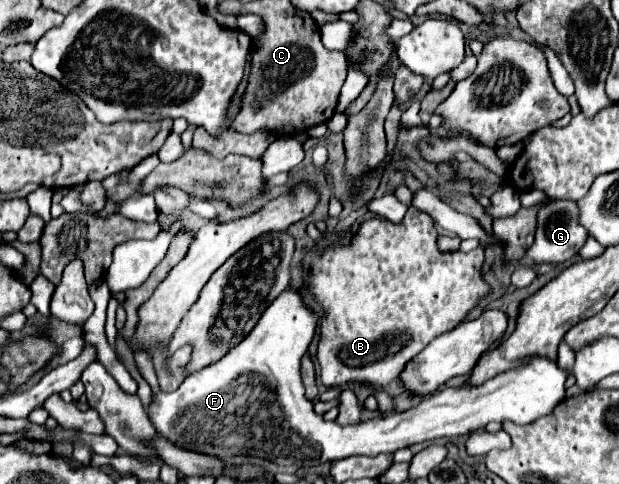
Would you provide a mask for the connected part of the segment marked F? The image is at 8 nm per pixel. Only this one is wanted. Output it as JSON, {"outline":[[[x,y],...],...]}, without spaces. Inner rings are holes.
{"outline":[[[283,292],[283,296],[279,296],[269,308],[267,312],[263,312],[259,324],[253,328],[253,332],[243,340],[243,344],[237,344],[227,356],[223,356],[223,360],[203,368],[201,372],[193,372],[189,374],[181,386],[177,390],[171,390],[171,392],[157,392],[153,394],[153,400],[147,408],[147,416],[149,420],[153,422],[155,430],[159,432],[159,436],[167,438],[169,442],[173,442],[175,446],[179,448],[187,448],[187,450],[195,450],[195,452],[203,452],[203,454],[211,454],[211,456],[219,456],[219,458],[231,458],[231,456],[257,456],[257,458],[267,458],[267,460],[273,460],[275,464],[279,466],[301,466],[301,468],[311,468],[311,466],[317,466],[317,464],[323,464],[323,462],[329,462],[329,460],[341,460],[341,458],[349,458],[349,456],[359,456],[359,454],[365,454],[365,456],[377,456],[377,454],[393,454],[395,450],[399,448],[407,448],[411,444],[419,444],[419,442],[431,442],[431,440],[437,440],[437,438],[453,438],[453,436],[461,436],[461,434],[471,434],[473,430],[477,430],[479,426],[485,426],[487,422],[503,422],[503,420],[513,420],[515,424],[529,424],[529,422],[535,422],[537,418],[541,416],[547,416],[563,398],[565,398],[565,378],[567,374],[563,370],[557,368],[557,362],[551,362],[547,358],[531,358],[527,364],[519,366],[519,368],[513,368],[511,372],[503,372],[495,378],[491,378],[489,382],[481,384],[481,386],[461,386],[461,388],[443,388],[431,396],[425,396],[423,402],[415,408],[409,408],[401,414],[393,414],[393,416],[385,416],[385,418],[371,418],[371,420],[359,420],[355,424],[349,424],[349,426],[339,426],[335,420],[327,422],[323,416],[319,416],[315,410],[313,410],[313,404],[305,398],[305,388],[301,384],[301,374],[299,374],[299,362],[303,358],[303,354],[307,352],[309,348],[309,342],[313,340],[313,334],[315,334],[315,326],[317,326],[317,316],[307,310],[307,306],[303,304],[301,296],[297,292]]]}

